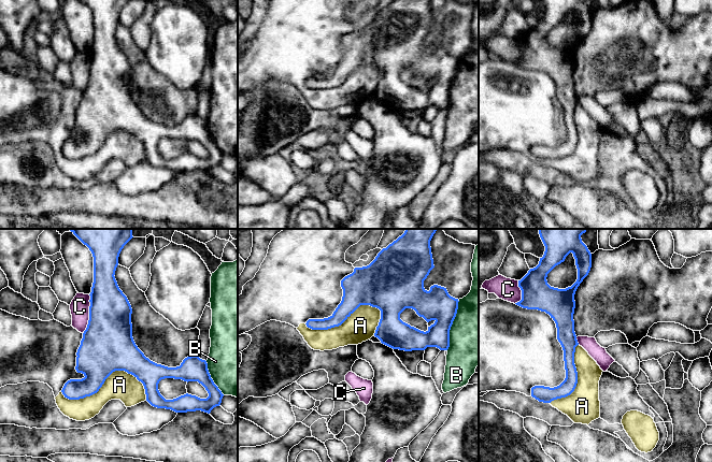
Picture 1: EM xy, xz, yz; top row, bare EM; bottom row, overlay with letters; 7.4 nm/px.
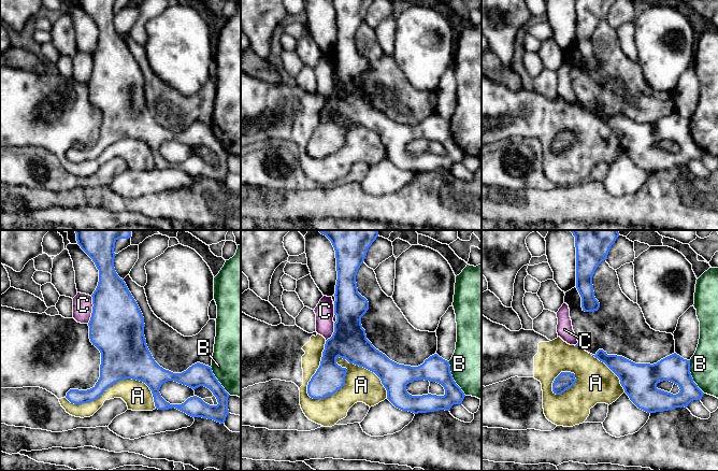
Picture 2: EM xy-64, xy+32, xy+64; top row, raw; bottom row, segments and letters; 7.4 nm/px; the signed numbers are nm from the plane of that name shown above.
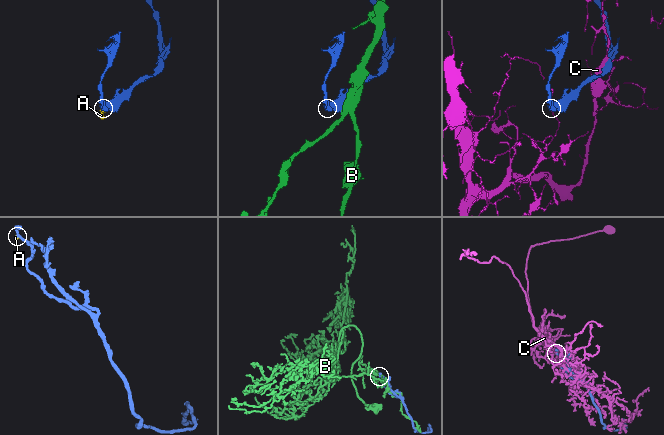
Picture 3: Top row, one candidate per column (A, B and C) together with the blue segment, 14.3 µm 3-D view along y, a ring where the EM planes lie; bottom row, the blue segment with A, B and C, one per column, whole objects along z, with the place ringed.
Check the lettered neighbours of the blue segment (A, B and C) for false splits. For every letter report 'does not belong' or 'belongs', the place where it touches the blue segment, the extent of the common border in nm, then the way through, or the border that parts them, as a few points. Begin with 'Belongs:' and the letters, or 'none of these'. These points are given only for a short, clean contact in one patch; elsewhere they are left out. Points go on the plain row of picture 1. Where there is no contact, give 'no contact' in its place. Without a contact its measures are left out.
Belongs: none of these
A: does not belong; meets blue in xy at (108, 135); contact 650 nm long
B: does not belong; meets blue in xz at (451, 85); contact 400 nm long; border along xz (458, 59), (457, 72), (450, 89), (450, 105), (446, 110)
C: does not belong; meets blue in xy at (89, 73); contact 300 nm long

